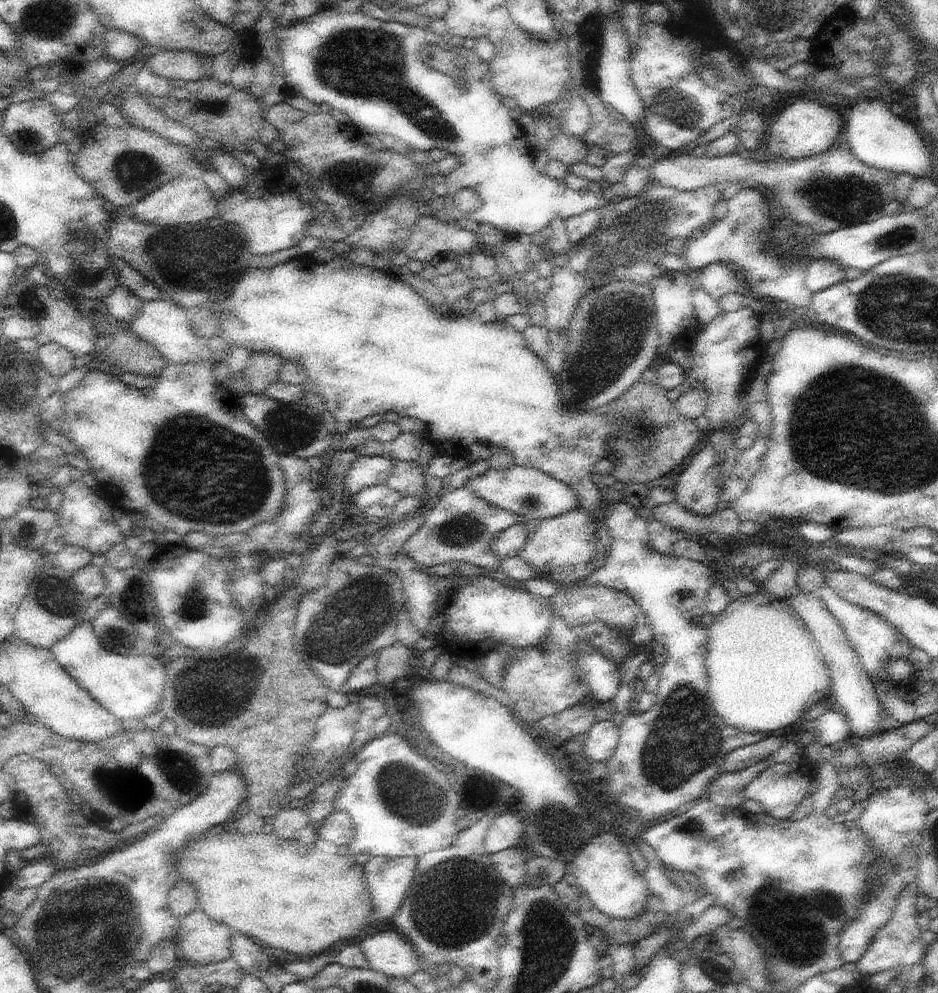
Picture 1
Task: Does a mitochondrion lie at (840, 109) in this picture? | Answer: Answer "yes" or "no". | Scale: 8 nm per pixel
no

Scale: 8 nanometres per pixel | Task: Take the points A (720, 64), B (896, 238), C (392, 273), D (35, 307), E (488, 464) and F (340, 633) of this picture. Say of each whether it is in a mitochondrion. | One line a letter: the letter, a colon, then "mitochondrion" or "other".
A: other
B: mitochondrion
C: other
D: mitochondrion
E: other
F: mitochondrion

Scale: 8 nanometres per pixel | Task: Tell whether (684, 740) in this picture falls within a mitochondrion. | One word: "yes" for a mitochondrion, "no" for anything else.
yes

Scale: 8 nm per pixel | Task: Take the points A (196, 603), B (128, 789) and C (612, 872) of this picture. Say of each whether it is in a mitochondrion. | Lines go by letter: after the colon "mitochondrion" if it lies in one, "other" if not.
A: mitochondrion
B: mitochondrion
C: other

